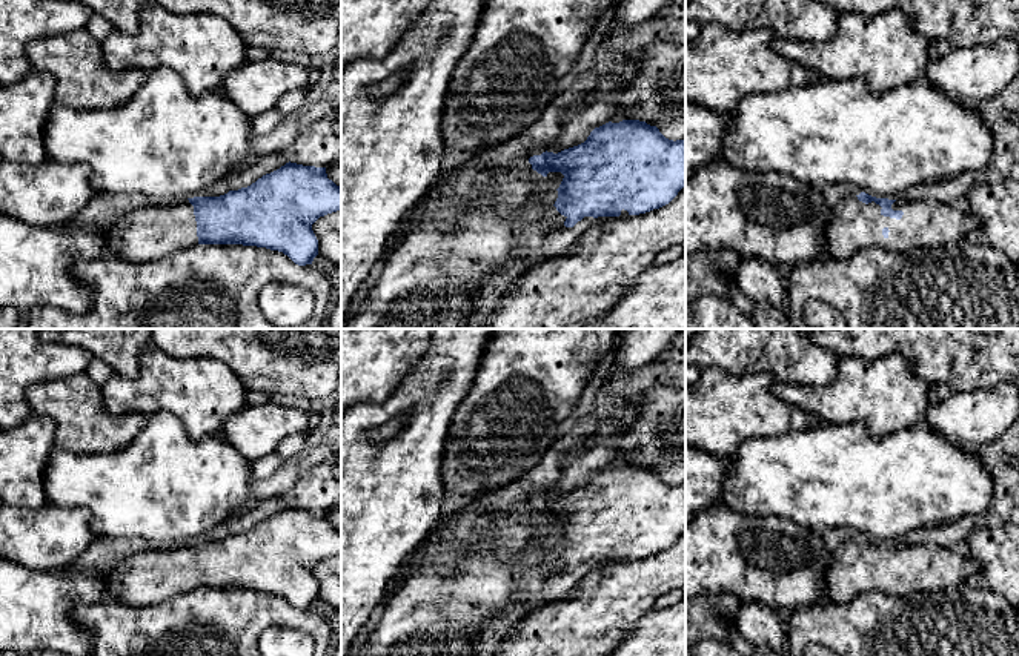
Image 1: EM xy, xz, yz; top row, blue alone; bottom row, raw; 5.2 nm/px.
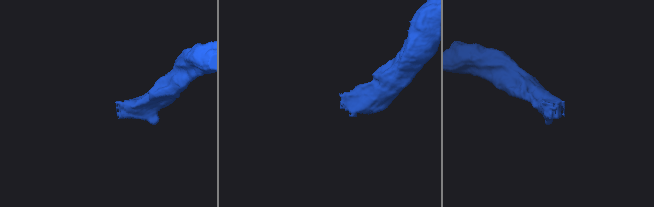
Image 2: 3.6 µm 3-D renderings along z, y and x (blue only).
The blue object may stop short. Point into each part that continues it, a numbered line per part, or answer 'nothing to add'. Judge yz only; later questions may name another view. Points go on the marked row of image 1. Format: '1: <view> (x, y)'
1: yz (853, 225)

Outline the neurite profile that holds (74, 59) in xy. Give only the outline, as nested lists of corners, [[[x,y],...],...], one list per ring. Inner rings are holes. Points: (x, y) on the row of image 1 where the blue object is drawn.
[[[86,29],[34,38],[26,45],[26,57],[32,69],[55,78],[55,104],[74,109],[121,106],[148,77],[143,69],[109,69],[101,43]]]

